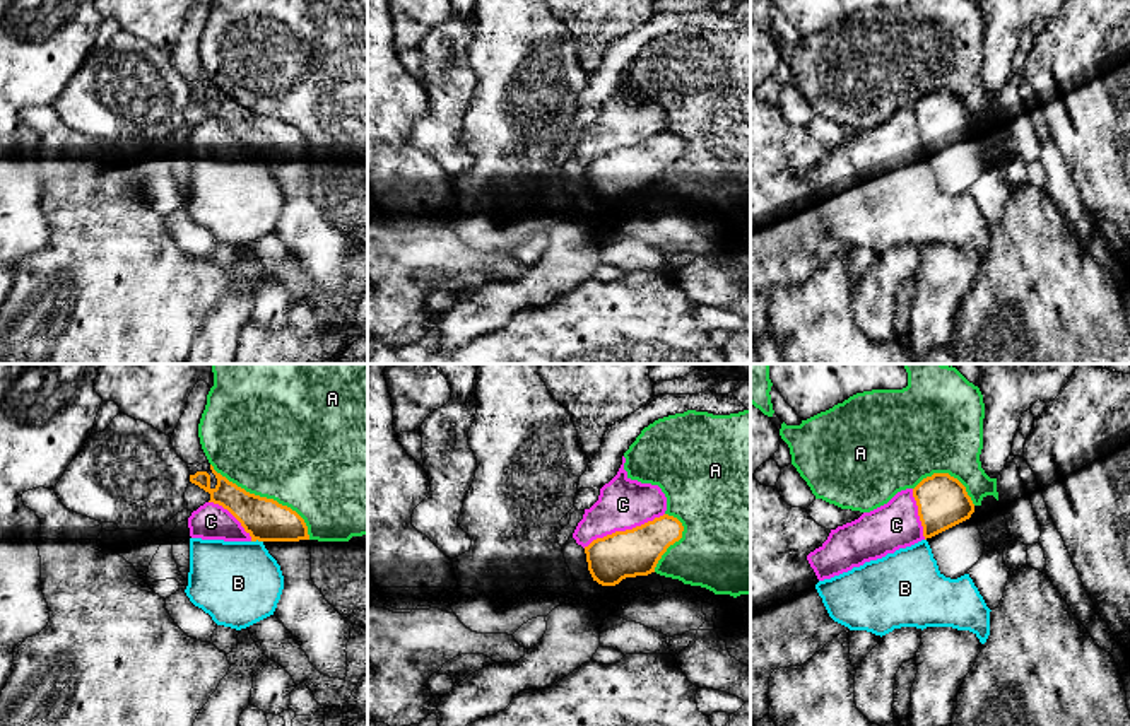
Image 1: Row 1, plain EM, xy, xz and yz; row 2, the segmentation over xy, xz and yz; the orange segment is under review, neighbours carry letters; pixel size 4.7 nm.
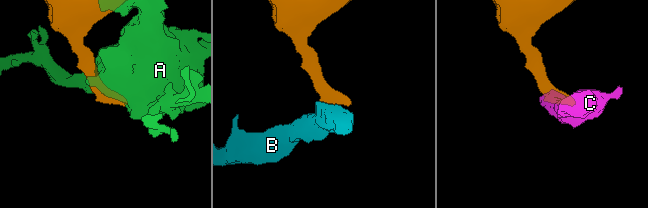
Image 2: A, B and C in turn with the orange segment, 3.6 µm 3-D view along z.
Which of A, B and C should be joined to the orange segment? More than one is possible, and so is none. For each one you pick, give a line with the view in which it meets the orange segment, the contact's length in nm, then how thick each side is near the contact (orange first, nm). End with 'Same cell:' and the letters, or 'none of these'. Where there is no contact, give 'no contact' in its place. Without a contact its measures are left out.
Same cell: none of these

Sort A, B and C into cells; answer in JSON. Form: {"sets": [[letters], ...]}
{"sets": [["A"], ["B", "C"]]}

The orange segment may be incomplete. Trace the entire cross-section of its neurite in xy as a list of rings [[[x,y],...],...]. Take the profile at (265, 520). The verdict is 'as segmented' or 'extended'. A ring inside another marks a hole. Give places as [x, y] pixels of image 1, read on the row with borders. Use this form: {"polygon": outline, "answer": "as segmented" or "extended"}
{"polygon": [[[212,465],[210,470],[217,478],[214,489],[207,471],[190,475],[190,482],[210,494],[209,502],[227,509],[251,542],[262,542],[280,565],[284,589],[274,615],[321,675],[345,680],[345,649],[352,624],[325,600],[311,579],[309,535],[304,519],[274,499],[246,492],[217,473]]], "answer": "extended"}

